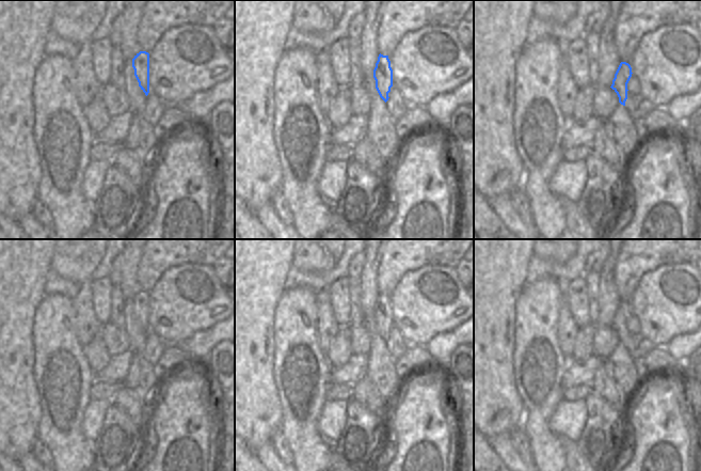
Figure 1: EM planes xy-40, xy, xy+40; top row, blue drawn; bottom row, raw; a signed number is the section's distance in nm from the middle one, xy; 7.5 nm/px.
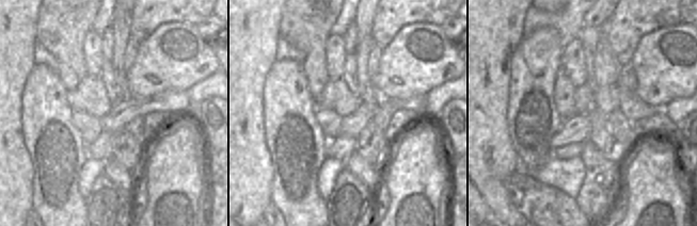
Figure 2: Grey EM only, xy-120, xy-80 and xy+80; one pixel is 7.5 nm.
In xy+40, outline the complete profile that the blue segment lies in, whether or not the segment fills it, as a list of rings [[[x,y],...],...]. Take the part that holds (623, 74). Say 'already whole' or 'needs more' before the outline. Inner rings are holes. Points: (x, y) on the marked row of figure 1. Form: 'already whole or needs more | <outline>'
needs more | [[[621,62],[610,88],[617,93],[619,103],[625,107],[630,116],[633,120],[639,120],[655,107],[648,100],[643,100],[639,106],[634,101],[632,93],[627,90],[627,83],[632,74],[631,65],[626,62]]]

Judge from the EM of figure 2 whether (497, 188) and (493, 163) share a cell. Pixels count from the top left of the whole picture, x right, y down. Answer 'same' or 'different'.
different

